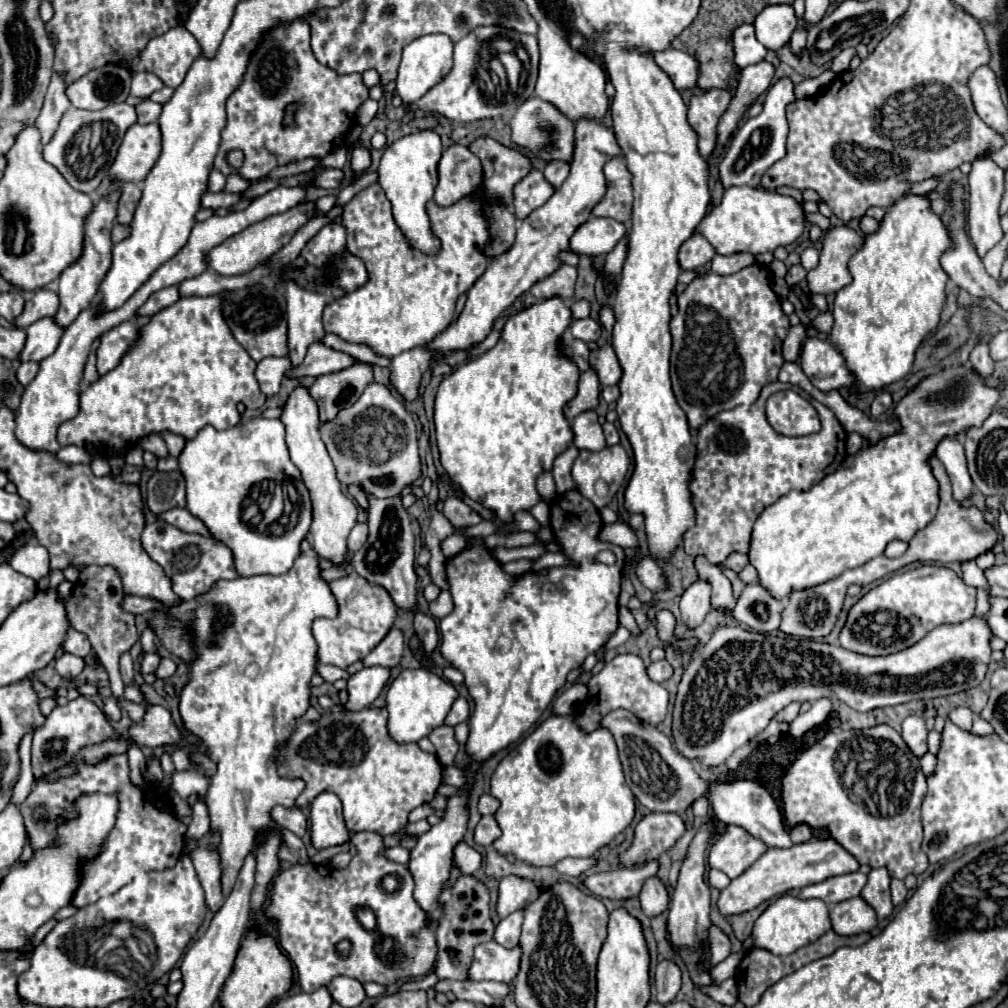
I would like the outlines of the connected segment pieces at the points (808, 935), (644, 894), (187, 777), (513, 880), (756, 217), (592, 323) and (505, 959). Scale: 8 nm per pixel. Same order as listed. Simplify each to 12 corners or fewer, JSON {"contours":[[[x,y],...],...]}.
{"contours":[[[790,894],[754,922],[754,946],[792,954],[832,930],[822,900]],[[648,878],[640,892],[642,912],[656,918],[670,904],[658,878]],[[196,770],[174,772],[174,790],[182,798],[204,800],[208,778]],[[530,878],[500,880],[498,914],[504,918],[526,908],[540,896]],[[764,188],[724,190],[696,230],[718,254],[774,252],[804,208]],[[592,318],[574,320],[572,336],[584,342],[600,338],[600,324]],[[474,948],[472,980],[514,982],[522,948]]]}

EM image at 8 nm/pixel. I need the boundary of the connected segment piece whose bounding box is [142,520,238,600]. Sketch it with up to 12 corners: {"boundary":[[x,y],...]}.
{"boundary":[[164,520],[142,546],[180,600],[238,576],[228,546]]}

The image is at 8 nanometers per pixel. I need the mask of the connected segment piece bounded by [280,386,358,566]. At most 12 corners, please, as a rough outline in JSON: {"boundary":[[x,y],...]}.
{"boundary":[[296,386],[282,406],[290,458],[312,500],[320,558],[348,562],[358,508],[320,440],[316,400]]}

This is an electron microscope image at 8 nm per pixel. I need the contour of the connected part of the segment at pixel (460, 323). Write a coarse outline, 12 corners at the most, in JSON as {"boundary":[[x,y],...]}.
{"boundary":[[578,120],[570,176],[522,220],[428,348],[468,350],[570,252],[620,156],[600,122]]}

